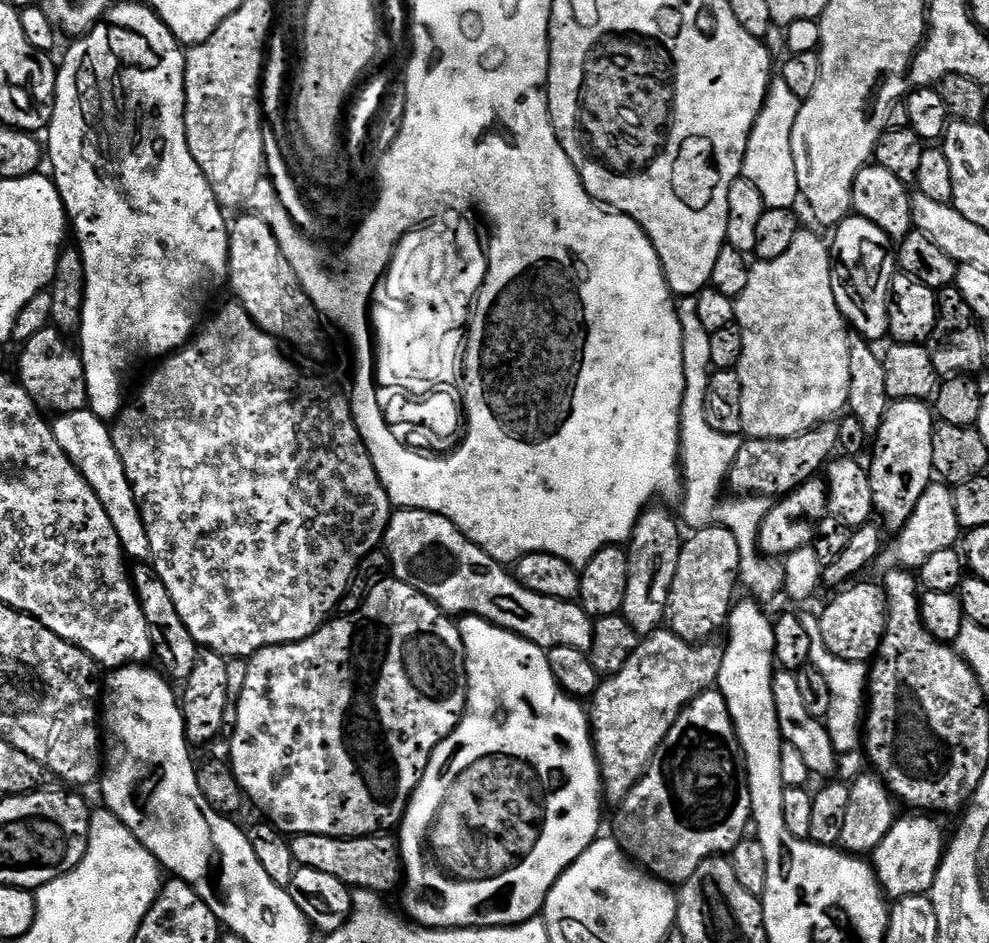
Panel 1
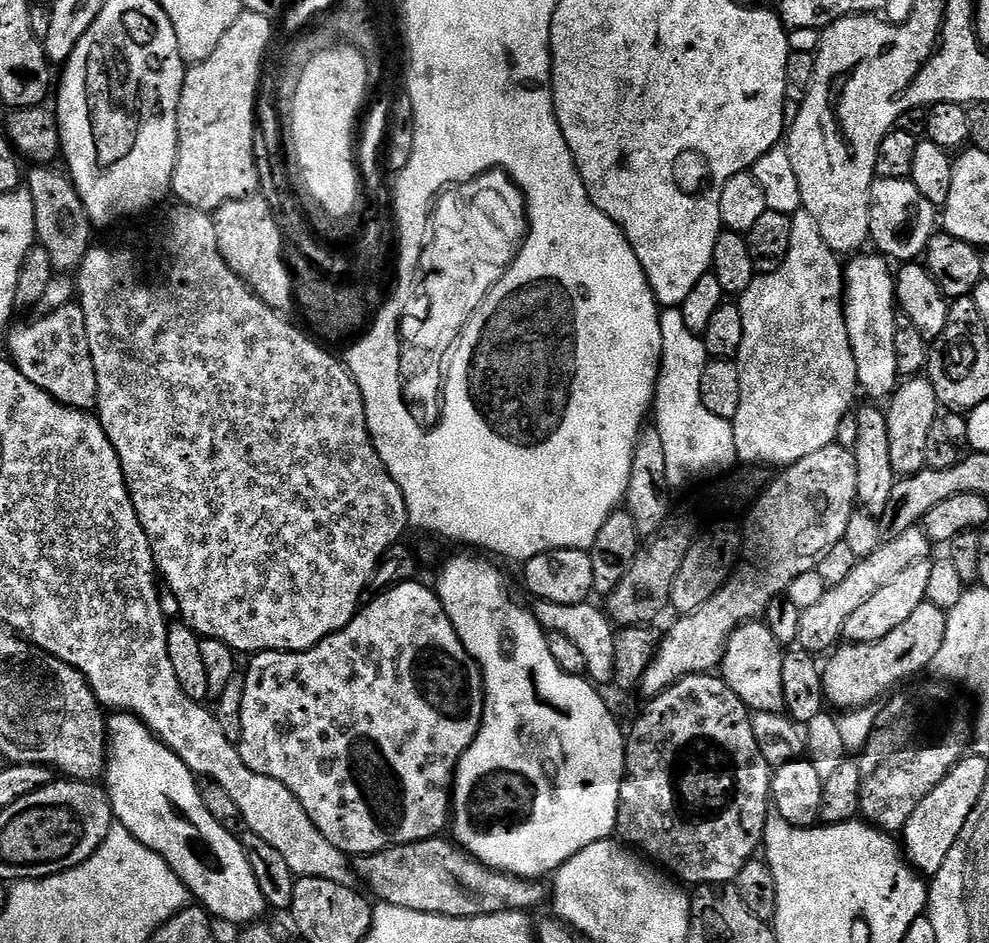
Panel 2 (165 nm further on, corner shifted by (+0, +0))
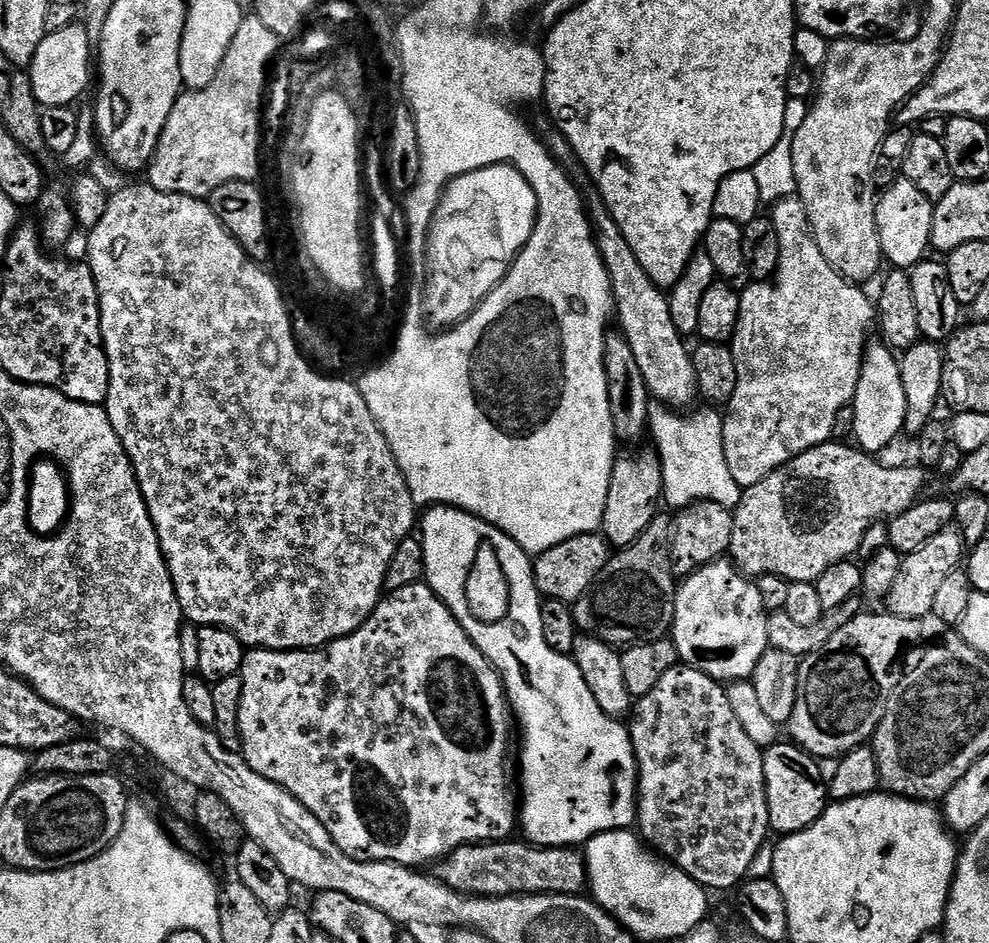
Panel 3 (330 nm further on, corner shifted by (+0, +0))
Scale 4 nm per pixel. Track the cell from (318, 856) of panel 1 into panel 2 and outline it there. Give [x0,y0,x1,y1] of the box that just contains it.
[354,838,550,918]

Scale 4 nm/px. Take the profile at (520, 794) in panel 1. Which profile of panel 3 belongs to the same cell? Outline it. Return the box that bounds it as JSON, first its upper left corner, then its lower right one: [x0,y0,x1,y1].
[418,506,638,848]

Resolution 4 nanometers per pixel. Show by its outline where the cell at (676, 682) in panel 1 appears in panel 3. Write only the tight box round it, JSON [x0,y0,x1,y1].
[728,442,925,584]

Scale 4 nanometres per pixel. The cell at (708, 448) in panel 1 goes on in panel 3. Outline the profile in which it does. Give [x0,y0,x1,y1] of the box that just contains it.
[648,400,743,510]

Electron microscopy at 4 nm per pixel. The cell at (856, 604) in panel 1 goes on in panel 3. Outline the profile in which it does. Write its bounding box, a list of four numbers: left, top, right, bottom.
[886,527,966,621]

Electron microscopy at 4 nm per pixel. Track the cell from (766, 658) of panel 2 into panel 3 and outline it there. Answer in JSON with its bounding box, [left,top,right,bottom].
[670,558,769,682]

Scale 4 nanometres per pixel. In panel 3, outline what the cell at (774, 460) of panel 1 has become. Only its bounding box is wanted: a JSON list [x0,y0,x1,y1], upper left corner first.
[574,514,678,650]

